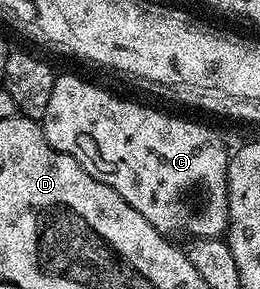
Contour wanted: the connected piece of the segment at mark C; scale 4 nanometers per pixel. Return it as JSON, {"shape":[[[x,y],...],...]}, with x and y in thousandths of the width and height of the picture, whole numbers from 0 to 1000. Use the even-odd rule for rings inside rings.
{"shape":[[[235,260],[208,273],[181,394],[154,433],[215,526],[288,547],[350,616],[427,644],[427,657],[535,727],[596,796],[654,824],[727,817],[742,830],[815,830],[877,792],[873,588],[888,526],[877,509],[865,516],[865,484],[827,446],[696,401],[646,401],[604,374],[569,374],[465,332],[431,332],[412,308],[338,291],[296,263]]]}

